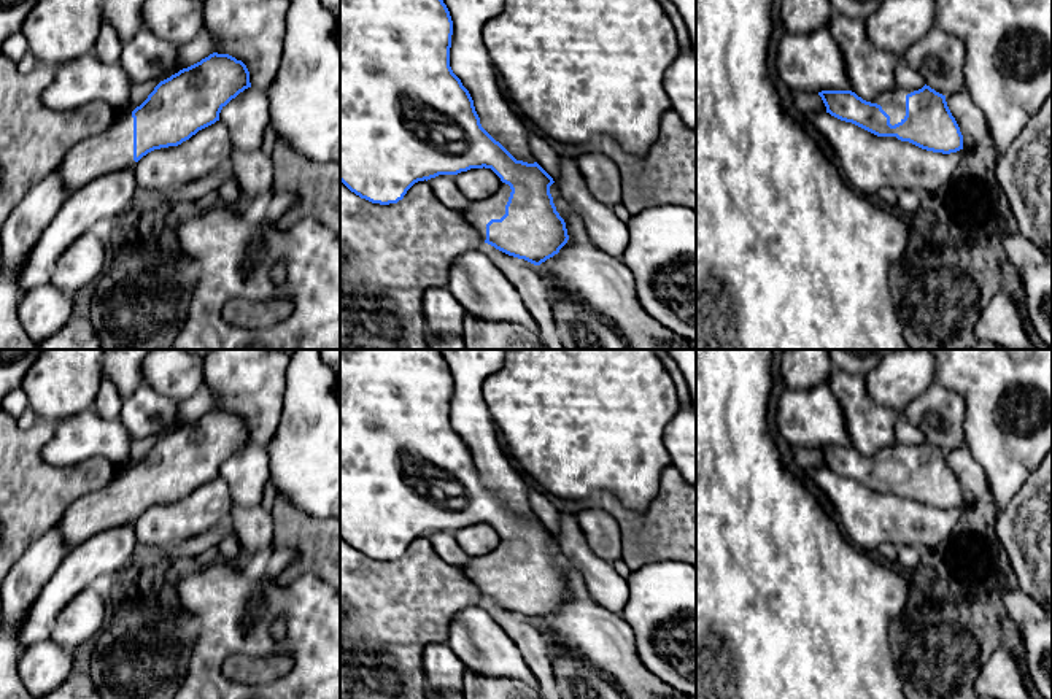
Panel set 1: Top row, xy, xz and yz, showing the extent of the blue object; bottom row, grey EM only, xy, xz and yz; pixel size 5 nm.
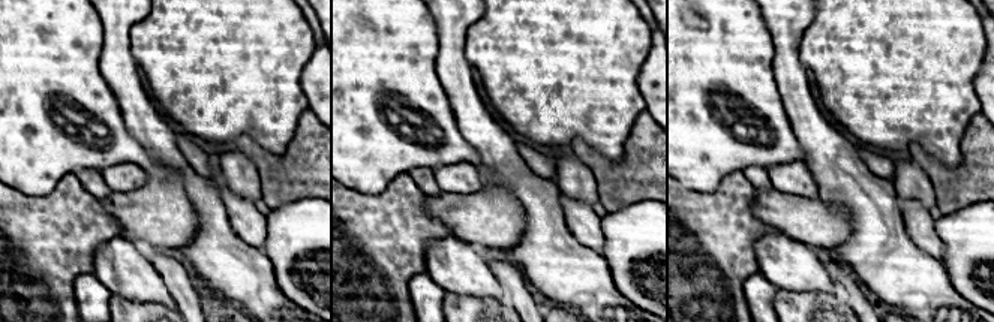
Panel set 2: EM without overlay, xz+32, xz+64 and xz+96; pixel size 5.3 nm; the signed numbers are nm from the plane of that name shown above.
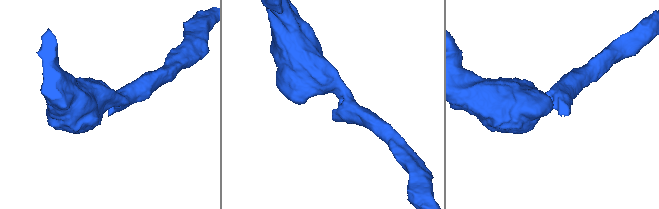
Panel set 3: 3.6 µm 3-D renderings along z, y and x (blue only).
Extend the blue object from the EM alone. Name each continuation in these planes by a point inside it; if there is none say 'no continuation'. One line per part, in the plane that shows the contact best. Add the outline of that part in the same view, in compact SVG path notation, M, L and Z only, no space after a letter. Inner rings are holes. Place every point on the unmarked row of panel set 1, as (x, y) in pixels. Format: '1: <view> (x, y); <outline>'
1: xz (479, 569); M502 539L494 551L472 558L464 567L459 567L466 578L480 589L483 599L486 596L486 580L491 575L501 575L505 570L510 548L510 542Z

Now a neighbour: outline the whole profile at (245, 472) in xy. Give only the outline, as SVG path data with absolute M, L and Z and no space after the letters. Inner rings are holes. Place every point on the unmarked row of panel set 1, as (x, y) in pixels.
M248 443L232 454L219 469L227 483L234 505L256 507L262 504L265 483L270 480L267 448Z

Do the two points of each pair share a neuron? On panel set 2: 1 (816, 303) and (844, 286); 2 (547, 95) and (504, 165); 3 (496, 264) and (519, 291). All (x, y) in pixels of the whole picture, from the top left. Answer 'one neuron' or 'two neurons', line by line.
1: two neurons
2: two neurons
3: one neuron

